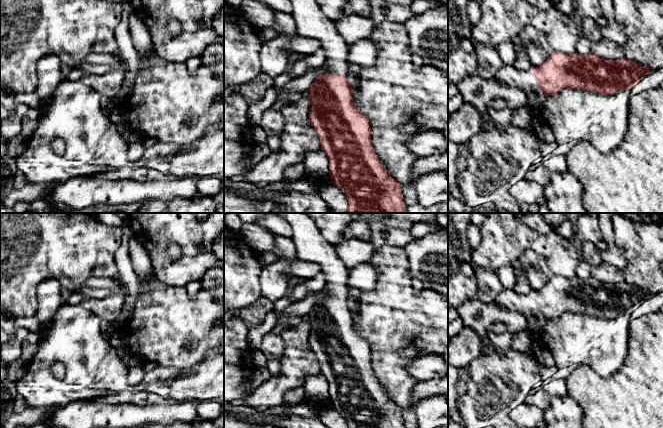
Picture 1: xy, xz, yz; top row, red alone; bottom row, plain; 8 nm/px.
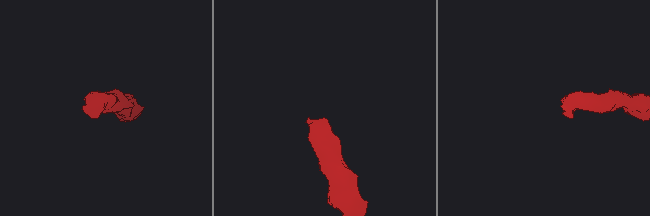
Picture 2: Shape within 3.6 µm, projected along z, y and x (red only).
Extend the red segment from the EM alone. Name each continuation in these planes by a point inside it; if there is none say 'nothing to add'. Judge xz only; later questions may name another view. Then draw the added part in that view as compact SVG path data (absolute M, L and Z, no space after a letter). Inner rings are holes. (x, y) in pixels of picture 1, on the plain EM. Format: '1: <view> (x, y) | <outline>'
1: xz (311, 246) | M275 213L292 227L297 259L317 263L327 275L325 288L329 298L348 299L349 270L338 257L334 245L327 242L317 225L307 213Z

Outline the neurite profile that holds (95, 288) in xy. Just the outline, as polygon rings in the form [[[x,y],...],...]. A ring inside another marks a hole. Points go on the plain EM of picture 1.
[[[91,278],[77,292],[82,293],[86,300],[101,300],[112,294],[128,294],[120,280],[111,278]]]

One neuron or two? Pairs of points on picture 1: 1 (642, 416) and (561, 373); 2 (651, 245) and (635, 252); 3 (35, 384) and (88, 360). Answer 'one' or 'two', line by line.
1: two
2: one
3: one

